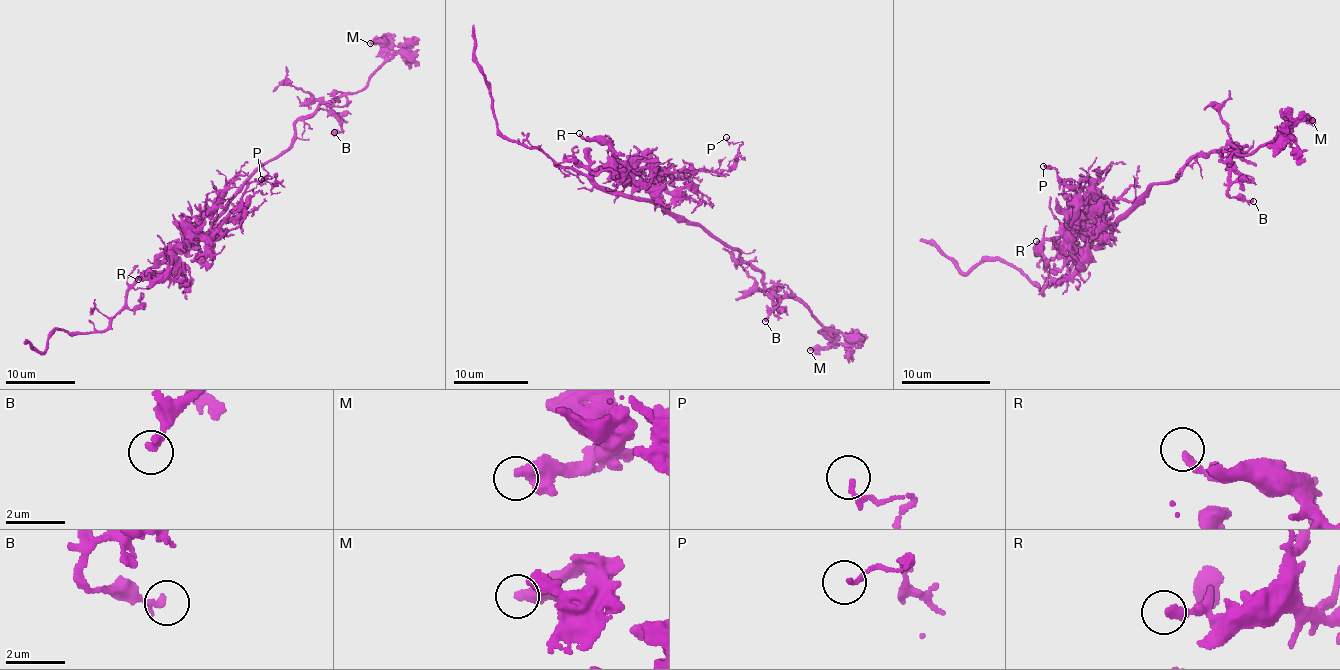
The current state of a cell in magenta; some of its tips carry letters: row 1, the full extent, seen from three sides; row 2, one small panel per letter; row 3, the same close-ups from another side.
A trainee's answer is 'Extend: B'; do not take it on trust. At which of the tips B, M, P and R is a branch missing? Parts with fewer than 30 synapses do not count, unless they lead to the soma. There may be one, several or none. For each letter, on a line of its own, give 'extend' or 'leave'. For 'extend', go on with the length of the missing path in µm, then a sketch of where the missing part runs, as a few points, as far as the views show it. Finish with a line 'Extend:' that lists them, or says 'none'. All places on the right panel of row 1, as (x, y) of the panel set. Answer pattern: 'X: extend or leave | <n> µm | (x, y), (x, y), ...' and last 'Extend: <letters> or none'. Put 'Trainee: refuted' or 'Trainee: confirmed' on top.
Trainee: refuted
B: leave
M: leave
P: leave
R: leave
Extend: none

